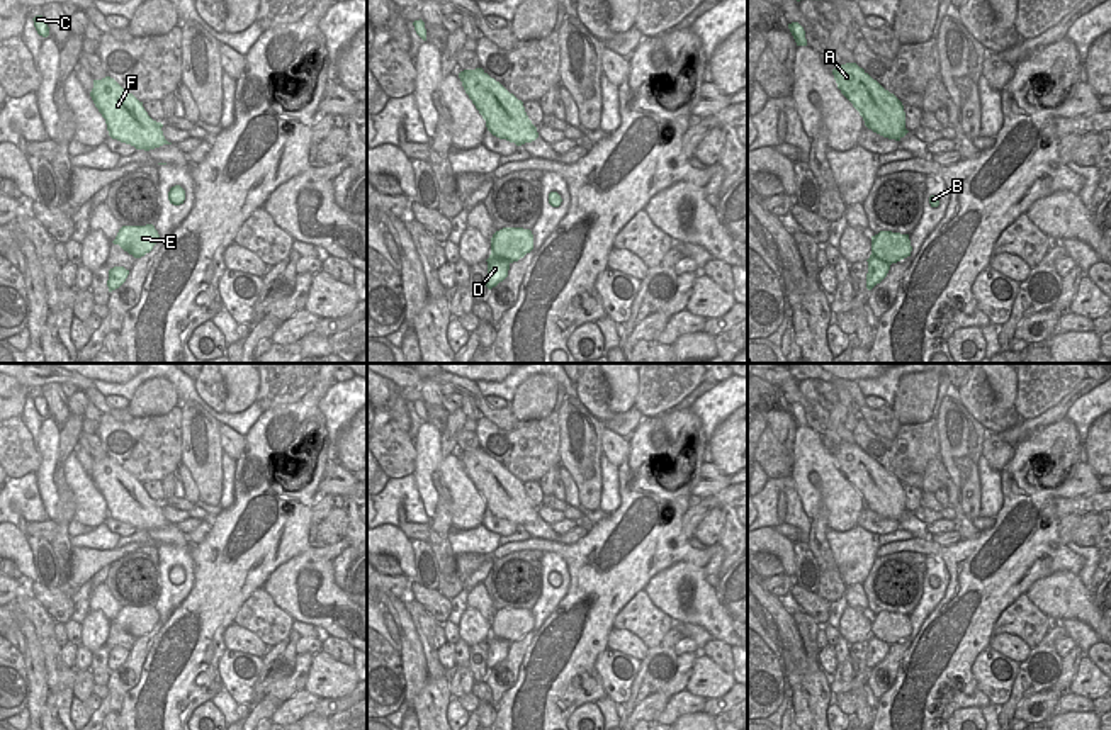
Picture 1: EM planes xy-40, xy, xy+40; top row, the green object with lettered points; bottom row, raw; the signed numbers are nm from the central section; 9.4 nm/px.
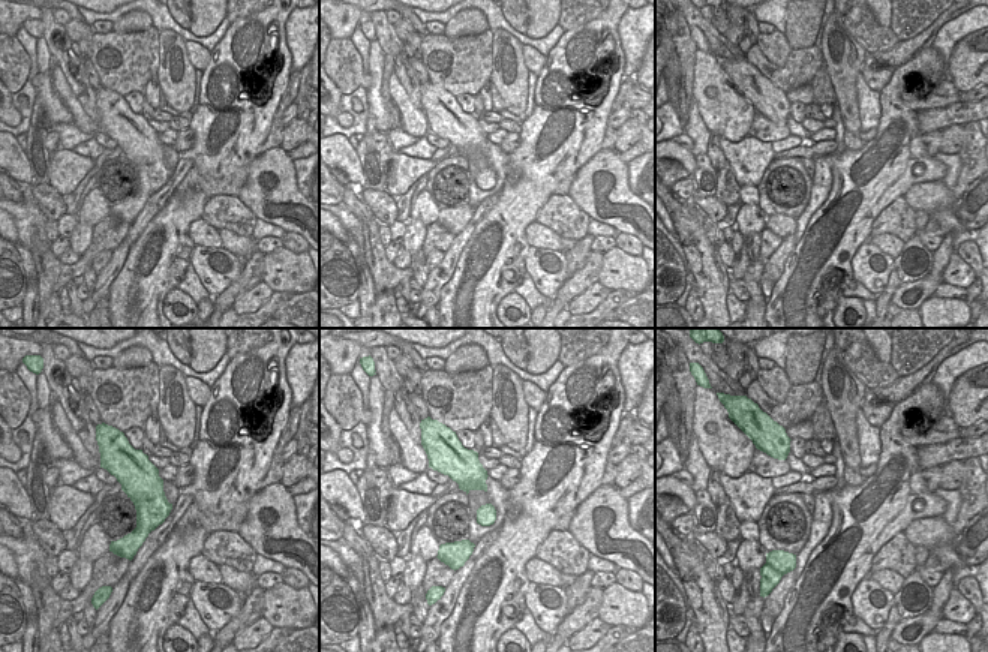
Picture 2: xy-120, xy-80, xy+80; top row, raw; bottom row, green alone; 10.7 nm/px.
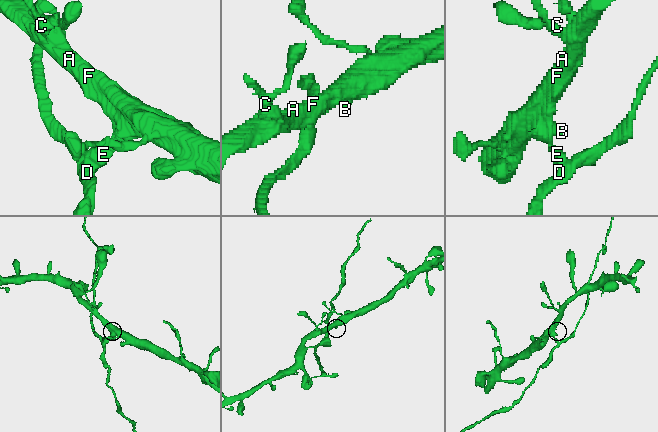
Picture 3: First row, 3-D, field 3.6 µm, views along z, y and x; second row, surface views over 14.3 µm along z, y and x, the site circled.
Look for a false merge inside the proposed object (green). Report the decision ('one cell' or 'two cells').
two cells

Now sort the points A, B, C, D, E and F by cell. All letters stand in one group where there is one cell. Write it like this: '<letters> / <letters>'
A B C E F / D

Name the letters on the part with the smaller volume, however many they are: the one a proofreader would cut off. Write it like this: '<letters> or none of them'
D

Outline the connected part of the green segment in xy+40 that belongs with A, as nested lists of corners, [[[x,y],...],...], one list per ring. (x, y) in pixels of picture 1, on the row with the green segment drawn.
[[[846,63],[836,66],[832,75],[837,88],[860,112],[868,129],[895,141],[909,132],[902,102],[863,68],[856,63]]]

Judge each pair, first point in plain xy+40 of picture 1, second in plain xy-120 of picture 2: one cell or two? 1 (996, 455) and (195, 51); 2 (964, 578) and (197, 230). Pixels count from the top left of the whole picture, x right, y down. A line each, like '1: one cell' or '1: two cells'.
1: one cell
2: two cells

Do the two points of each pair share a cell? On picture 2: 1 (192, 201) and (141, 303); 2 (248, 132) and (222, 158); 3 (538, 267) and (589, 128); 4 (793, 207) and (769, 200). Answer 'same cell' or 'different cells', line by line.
1: same cell
2: same cell
3: different cells
4: same cell

